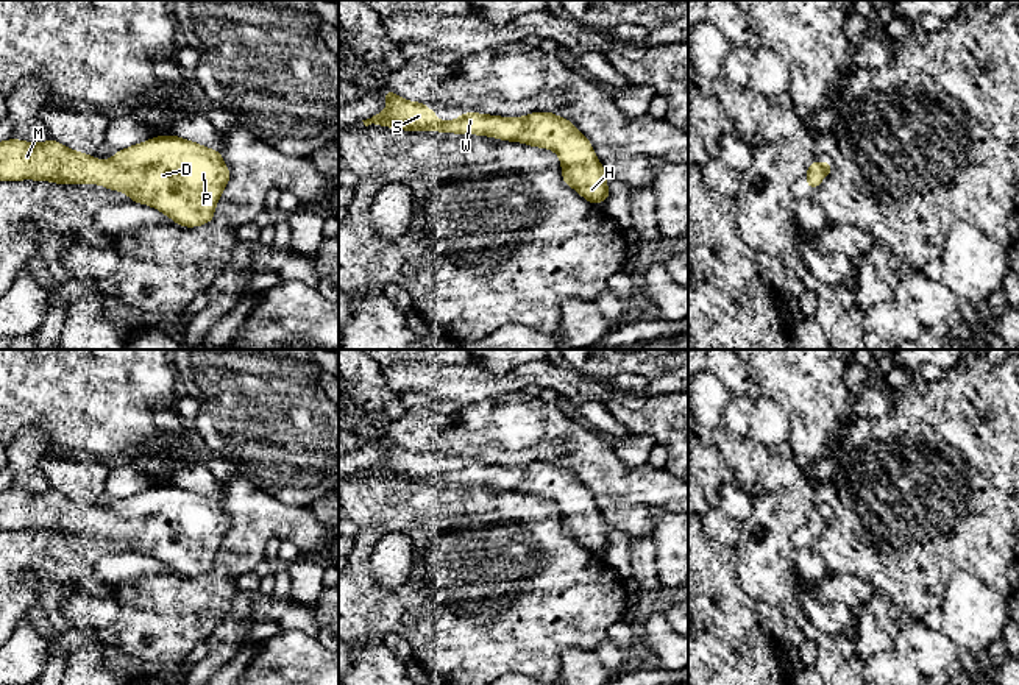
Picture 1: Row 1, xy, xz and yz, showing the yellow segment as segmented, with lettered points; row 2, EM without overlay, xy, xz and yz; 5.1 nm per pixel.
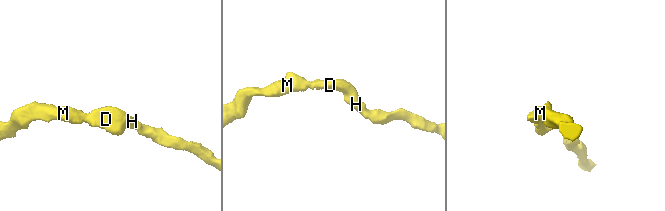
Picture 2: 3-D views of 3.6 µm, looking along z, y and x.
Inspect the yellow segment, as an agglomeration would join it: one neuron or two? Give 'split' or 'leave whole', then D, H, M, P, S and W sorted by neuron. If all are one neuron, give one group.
leave whole | D H M P S W

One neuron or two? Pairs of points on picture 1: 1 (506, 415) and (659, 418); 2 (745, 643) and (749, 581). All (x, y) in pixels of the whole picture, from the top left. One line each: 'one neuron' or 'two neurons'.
1: two neurons
2: two neurons

